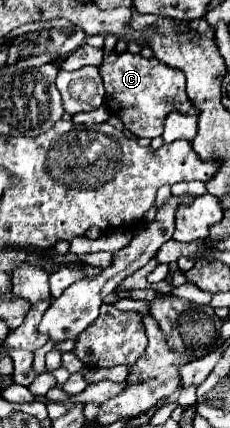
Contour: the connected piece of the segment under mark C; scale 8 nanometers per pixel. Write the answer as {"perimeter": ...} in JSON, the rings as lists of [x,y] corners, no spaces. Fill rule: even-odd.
{"perimeter":[[[104,51],[104,63],[100,65],[100,75],[104,81],[104,89],[106,89],[106,107],[112,115],[118,115],[122,119],[122,123],[126,125],[126,129],[130,133],[134,133],[136,137],[148,137],[154,139],[158,135],[162,135],[162,125],[164,125],[164,117],[178,109],[180,113],[192,113],[196,115],[196,107],[190,103],[188,95],[186,95],[186,85],[184,85],[184,75],[178,69],[168,69],[168,65],[160,63],[156,57],[152,59],[142,59],[140,55],[132,55],[132,53],[122,53],[116,55],[114,51]]]}

